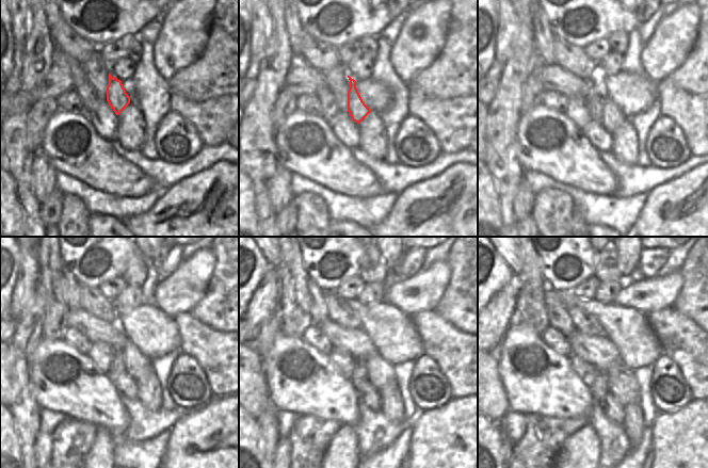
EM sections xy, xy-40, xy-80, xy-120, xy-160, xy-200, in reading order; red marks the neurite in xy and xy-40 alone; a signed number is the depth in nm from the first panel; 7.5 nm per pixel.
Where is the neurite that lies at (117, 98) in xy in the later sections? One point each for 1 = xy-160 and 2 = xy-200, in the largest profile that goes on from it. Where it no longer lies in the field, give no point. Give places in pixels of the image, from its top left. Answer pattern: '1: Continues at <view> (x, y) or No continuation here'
1: Continues at xy-160 (380, 373)
2: Continues at xy-200 (623, 385)

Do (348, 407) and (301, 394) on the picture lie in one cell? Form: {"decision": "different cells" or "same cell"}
{"decision": "same cell"}

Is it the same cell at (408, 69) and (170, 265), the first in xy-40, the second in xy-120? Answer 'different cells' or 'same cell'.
different cells

